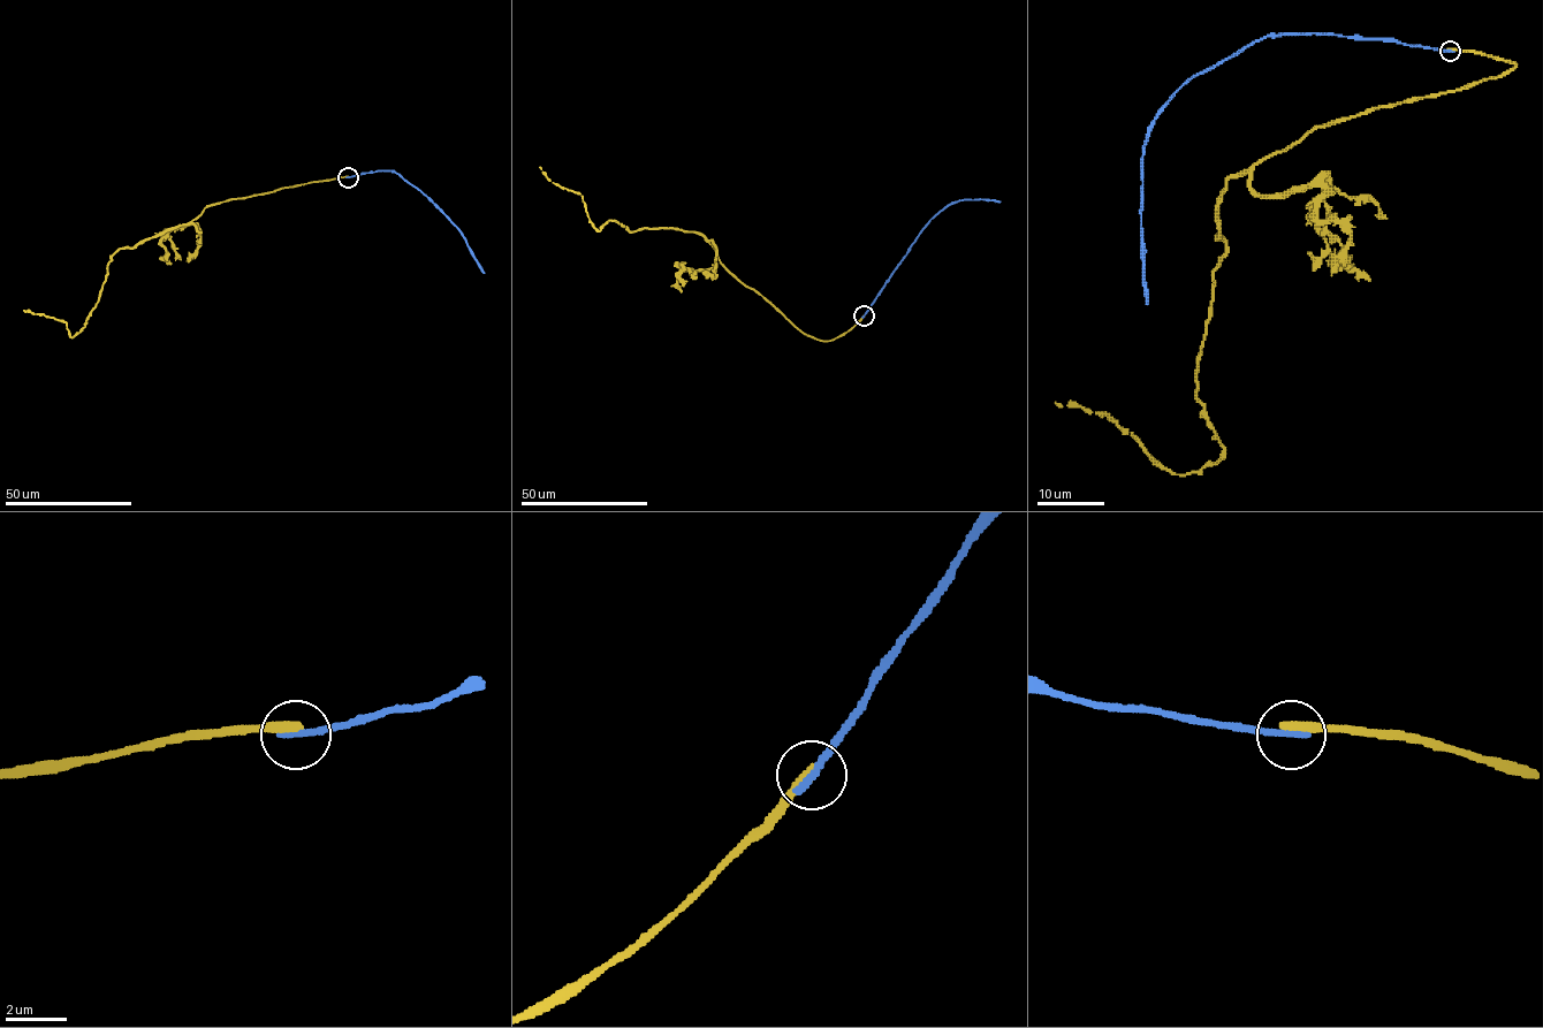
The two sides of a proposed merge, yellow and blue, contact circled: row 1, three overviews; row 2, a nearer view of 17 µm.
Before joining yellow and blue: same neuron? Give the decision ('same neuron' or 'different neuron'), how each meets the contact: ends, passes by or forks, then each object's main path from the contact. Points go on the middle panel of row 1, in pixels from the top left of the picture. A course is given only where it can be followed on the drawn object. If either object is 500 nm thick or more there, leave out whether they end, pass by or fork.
different neuron; yellow ends there; blue ends there; yellow runs (864, 315), (831, 340), (808, 336), (701, 235), (615, 220), (598, 230), (583, 197), (539, 167); blue runs (864, 315), (933, 218), (958, 200), (1000, 202)

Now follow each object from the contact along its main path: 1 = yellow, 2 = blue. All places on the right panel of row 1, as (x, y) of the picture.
1: (1449, 50), (1514, 67), (1316, 126), (1226, 181), (1196, 377), (1215, 462), (1175, 474), (1106, 413), (1055, 402)
2: (1449, 52), (1336, 35), (1267, 35), (1190, 78), (1157, 115), (1145, 144), (1141, 257), (1148, 304)

